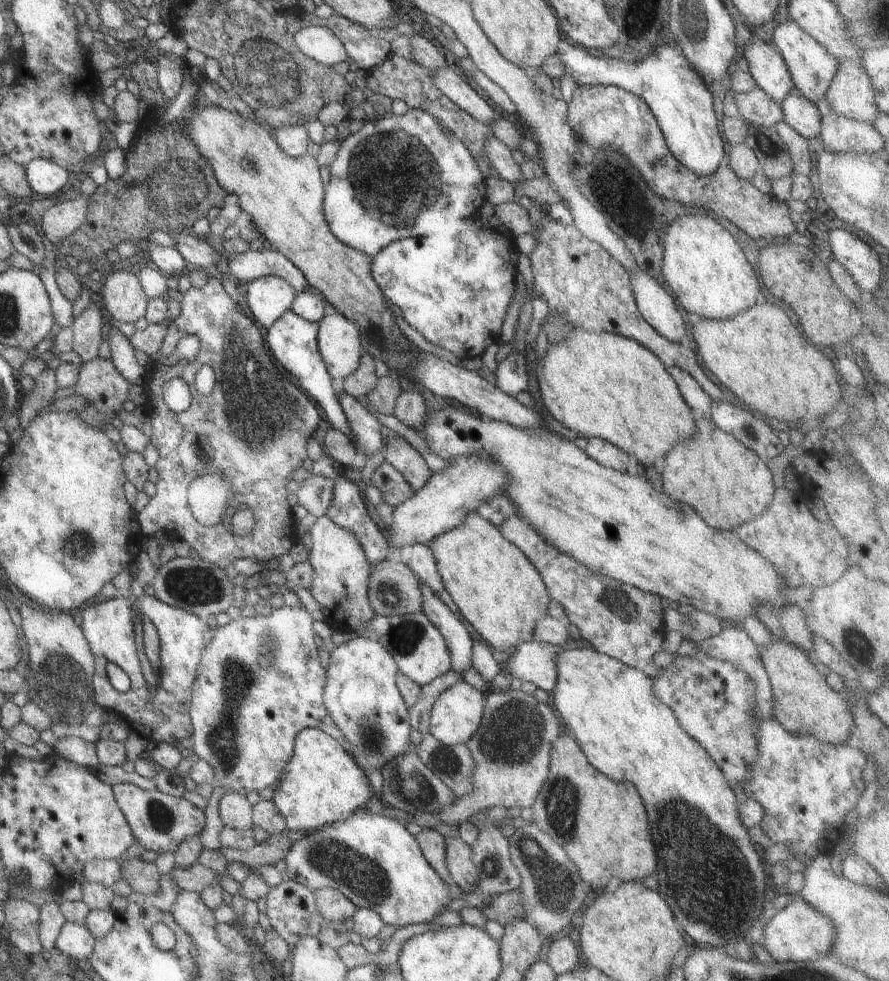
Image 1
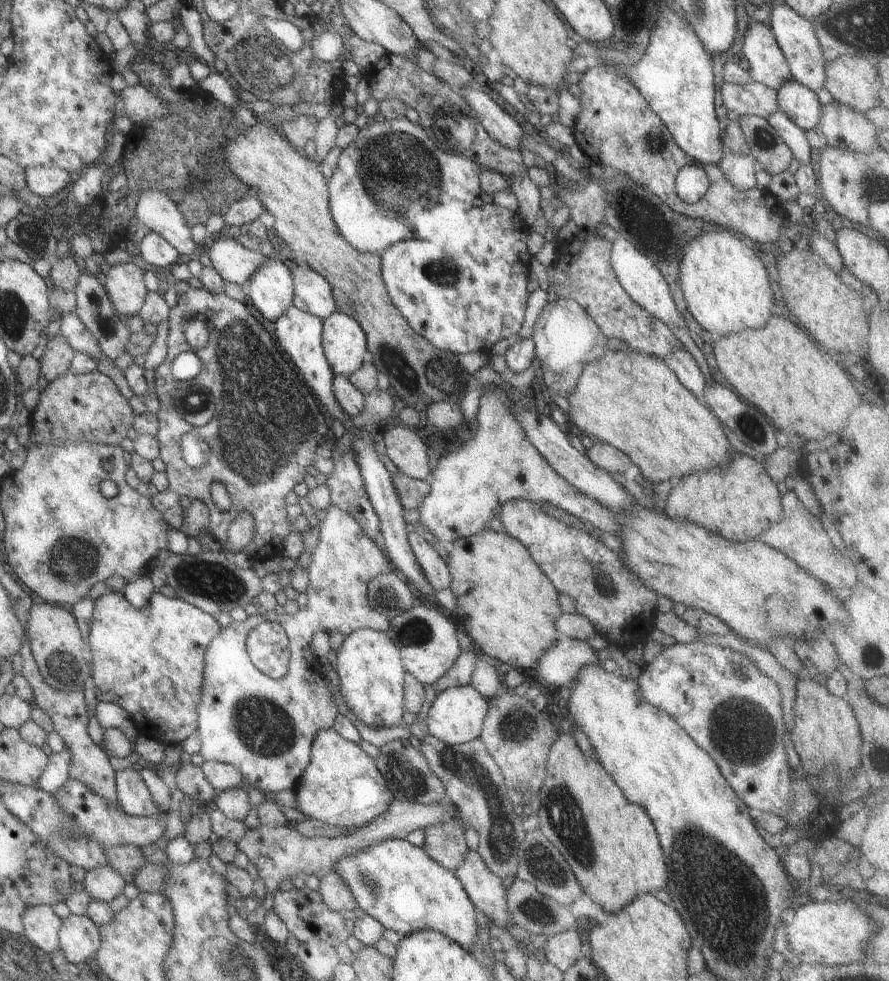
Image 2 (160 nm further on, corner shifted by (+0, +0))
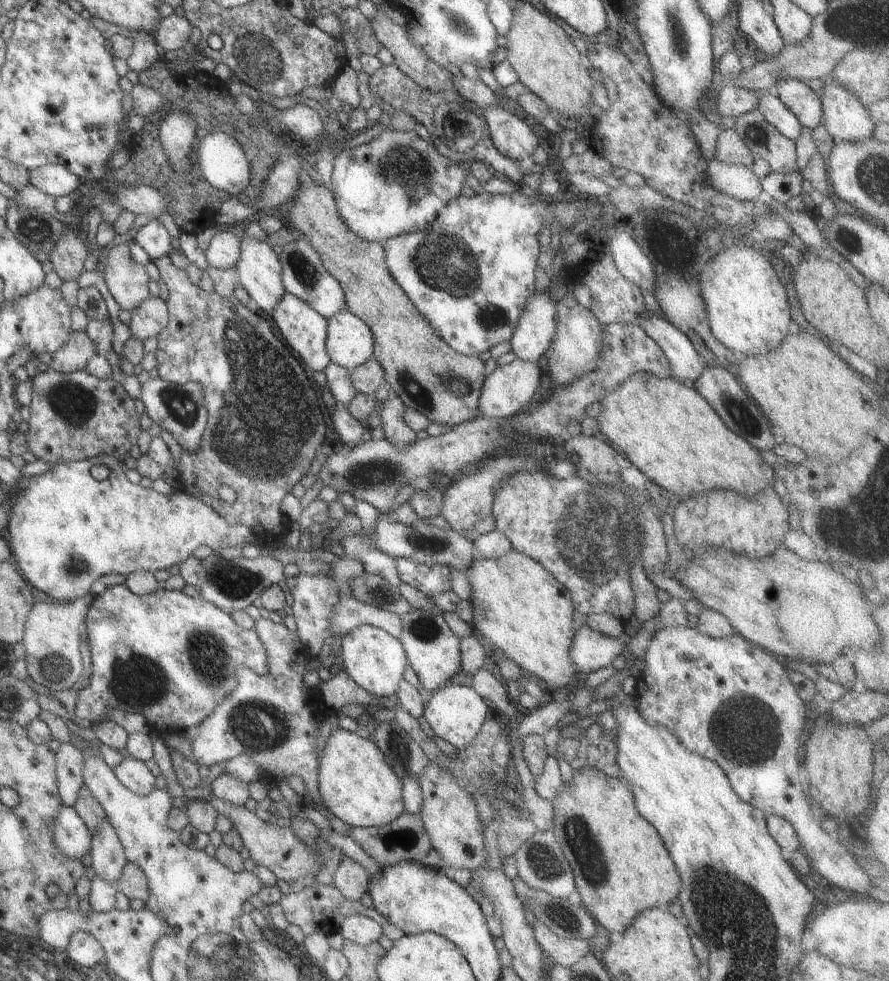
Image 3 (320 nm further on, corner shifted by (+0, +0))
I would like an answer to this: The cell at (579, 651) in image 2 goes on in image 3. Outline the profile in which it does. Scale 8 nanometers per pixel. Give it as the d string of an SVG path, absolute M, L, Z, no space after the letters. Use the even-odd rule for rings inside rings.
M585 623L577 626L569 649L577 677L582 681L588 673L609 666L613 658L622 652L628 639L629 637L623 632L615 638L601 634Z

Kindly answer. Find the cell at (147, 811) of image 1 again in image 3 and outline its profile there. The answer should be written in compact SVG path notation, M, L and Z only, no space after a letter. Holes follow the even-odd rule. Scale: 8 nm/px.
M127 758L112 770L120 786L136 796L145 796L154 790L155 778L143 762Z

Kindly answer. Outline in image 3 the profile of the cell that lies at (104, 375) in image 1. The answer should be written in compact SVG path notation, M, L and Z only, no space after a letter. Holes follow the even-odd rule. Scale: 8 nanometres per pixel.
M47 367L44 372L35 373L30 378L31 394L27 434L27 448L37 459L46 462L59 463L82 461L97 455L109 455L122 461L129 448L136 444L141 432L139 414L135 411L133 399L123 390L123 387L111 377L98 379L83 369L62 373Z

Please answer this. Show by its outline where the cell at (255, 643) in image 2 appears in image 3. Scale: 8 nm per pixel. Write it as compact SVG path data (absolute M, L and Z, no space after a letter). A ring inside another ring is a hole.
M124 584L109 586L94 596L84 623L91 652L91 675L89 685L83 686L75 700L74 719L79 723L85 718L85 704L89 704L99 716L109 708L117 708L139 714L155 733L184 733L190 726L198 726L223 694L233 688L233 670L237 664L257 675L267 672L265 646L253 627L243 630L236 626L230 614L223 613L216 605L199 597L189 598L180 591L158 588L147 595L135 595Z

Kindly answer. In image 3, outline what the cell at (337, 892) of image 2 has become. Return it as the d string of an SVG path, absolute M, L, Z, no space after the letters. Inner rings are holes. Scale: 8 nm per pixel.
M347 859L339 862L335 868L331 886L335 886L345 900L355 902L355 900L359 901L359 898L367 891L367 878L369 878L369 874L365 868L359 863Z

